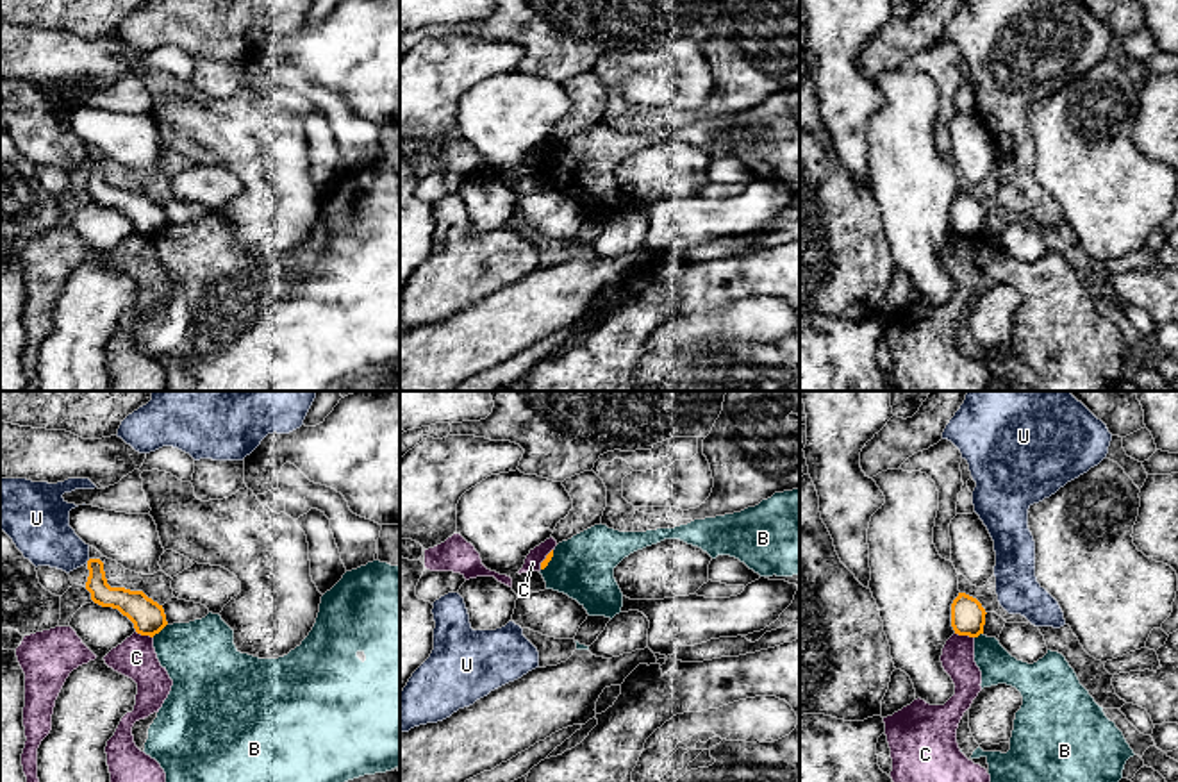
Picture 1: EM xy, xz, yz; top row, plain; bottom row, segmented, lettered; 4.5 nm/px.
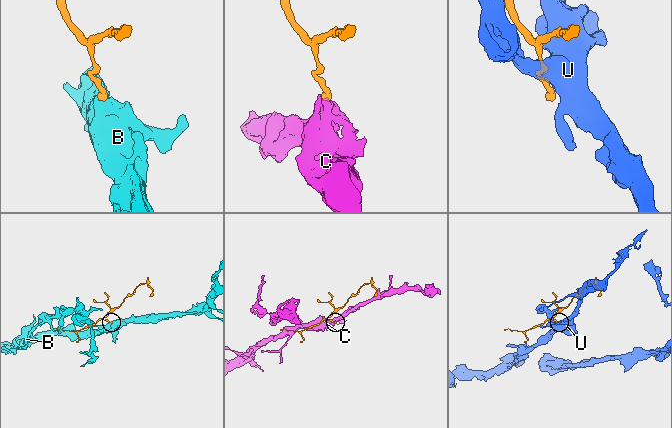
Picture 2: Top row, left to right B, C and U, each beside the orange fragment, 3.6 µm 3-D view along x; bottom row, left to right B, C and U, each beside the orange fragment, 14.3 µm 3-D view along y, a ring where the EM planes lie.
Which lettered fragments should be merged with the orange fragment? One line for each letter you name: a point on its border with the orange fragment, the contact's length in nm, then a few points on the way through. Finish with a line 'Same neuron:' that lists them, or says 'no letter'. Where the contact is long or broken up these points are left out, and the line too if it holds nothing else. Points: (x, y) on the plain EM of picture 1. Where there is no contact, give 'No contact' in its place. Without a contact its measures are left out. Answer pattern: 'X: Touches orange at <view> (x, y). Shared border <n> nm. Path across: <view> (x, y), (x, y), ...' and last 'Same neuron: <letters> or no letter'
Same neuron: no letter

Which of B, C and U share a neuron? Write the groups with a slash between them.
B / C / U

